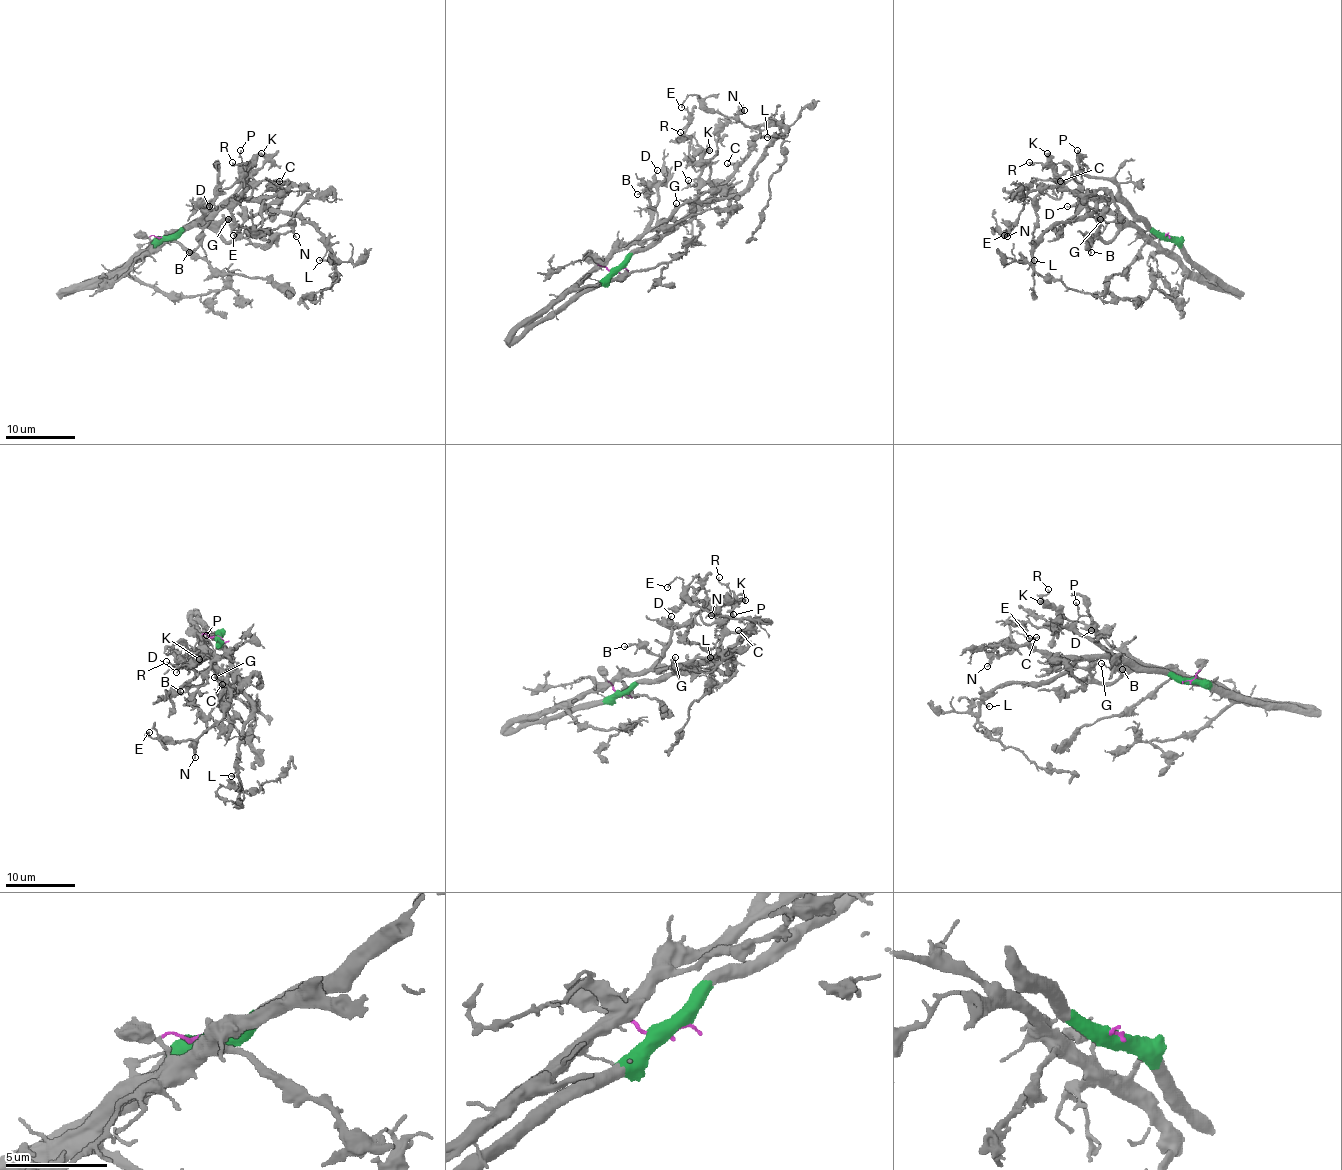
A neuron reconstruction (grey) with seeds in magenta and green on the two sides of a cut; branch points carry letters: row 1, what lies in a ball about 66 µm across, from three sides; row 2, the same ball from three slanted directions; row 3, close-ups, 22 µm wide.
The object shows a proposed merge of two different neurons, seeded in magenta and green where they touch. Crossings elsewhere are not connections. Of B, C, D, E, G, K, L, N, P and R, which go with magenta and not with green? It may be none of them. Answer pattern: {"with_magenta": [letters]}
{"with_magenta": ["B", "D", "G", "K", "R"]}

